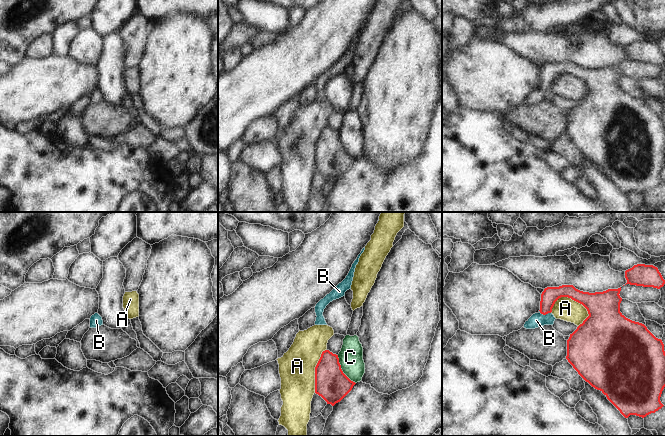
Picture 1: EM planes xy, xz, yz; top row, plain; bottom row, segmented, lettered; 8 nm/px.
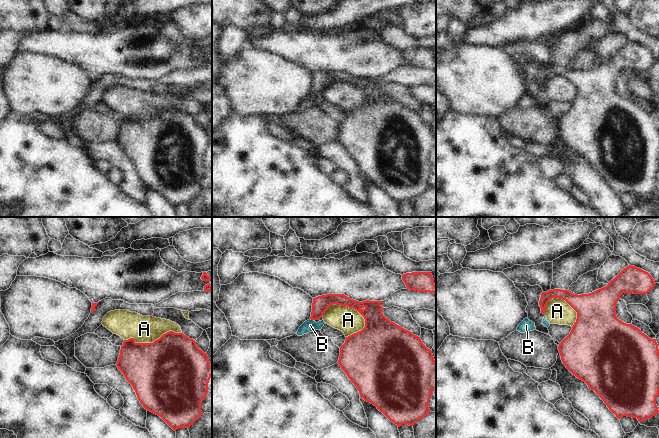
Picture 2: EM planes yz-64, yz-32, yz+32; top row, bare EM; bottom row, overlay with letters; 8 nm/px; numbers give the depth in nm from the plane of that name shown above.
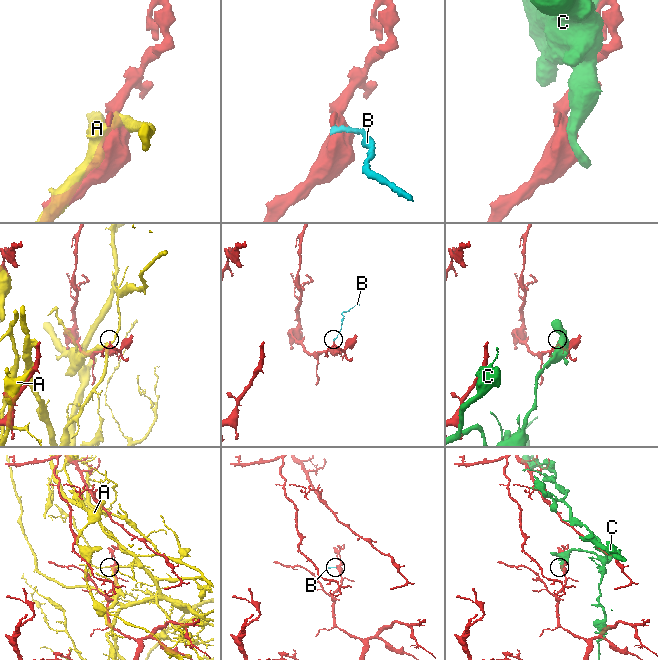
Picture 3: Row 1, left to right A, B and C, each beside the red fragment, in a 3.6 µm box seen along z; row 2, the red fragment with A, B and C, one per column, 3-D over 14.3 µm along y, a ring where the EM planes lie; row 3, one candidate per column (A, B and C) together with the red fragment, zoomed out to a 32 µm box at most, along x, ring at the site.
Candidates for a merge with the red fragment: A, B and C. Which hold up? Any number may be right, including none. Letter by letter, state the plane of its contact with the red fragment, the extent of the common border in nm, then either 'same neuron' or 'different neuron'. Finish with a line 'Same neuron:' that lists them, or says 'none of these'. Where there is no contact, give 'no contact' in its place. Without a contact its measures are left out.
A: yz | 320 nm | different neuron
B: yz | 100 nm | same neuron
C: xz | 280 nm | different neuron
Same neuron: B

